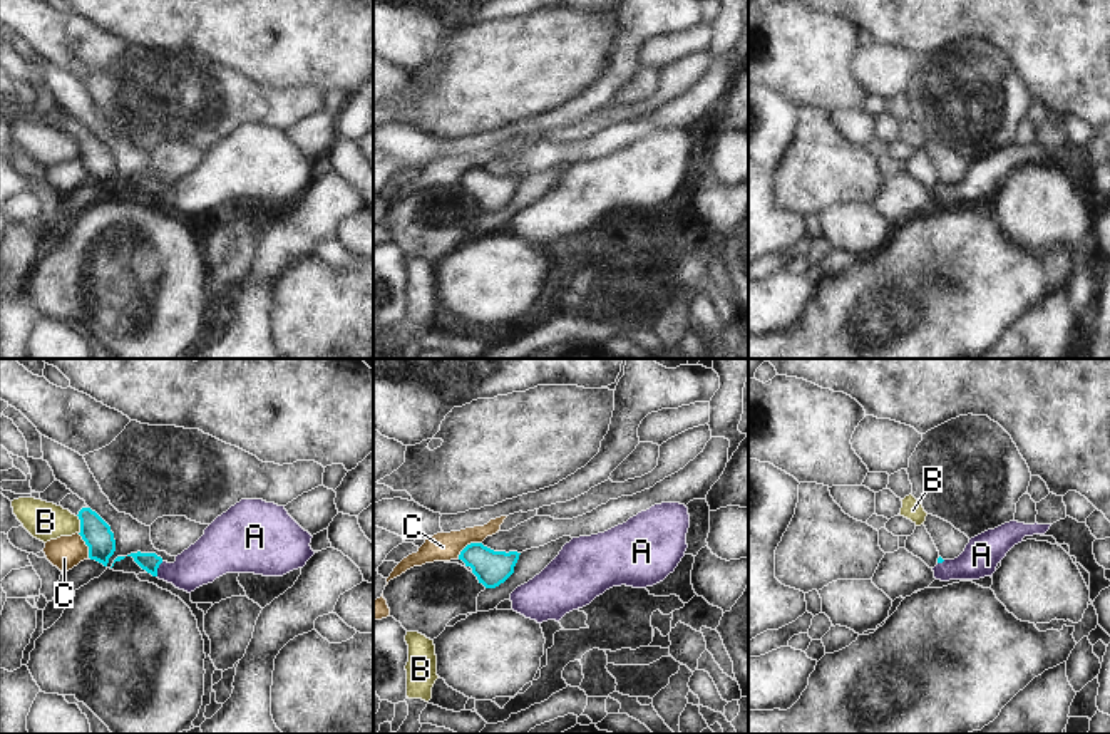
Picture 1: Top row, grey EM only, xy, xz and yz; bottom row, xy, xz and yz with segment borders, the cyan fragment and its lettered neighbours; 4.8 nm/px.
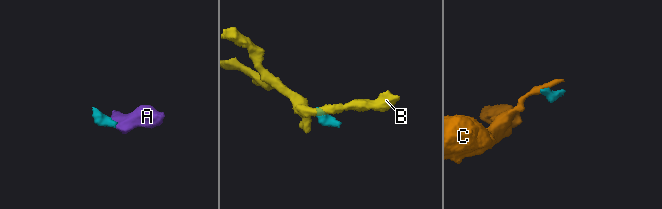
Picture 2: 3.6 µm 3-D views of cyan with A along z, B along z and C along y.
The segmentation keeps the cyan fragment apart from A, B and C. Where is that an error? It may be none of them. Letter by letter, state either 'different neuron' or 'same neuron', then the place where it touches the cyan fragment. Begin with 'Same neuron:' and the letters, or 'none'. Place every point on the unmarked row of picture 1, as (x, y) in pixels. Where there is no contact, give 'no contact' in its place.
Same neuron: A
A: same neuron | xy (158, 191)
B: different neuron | xy (81, 149)
C: different neuron | xz (467, 170)

